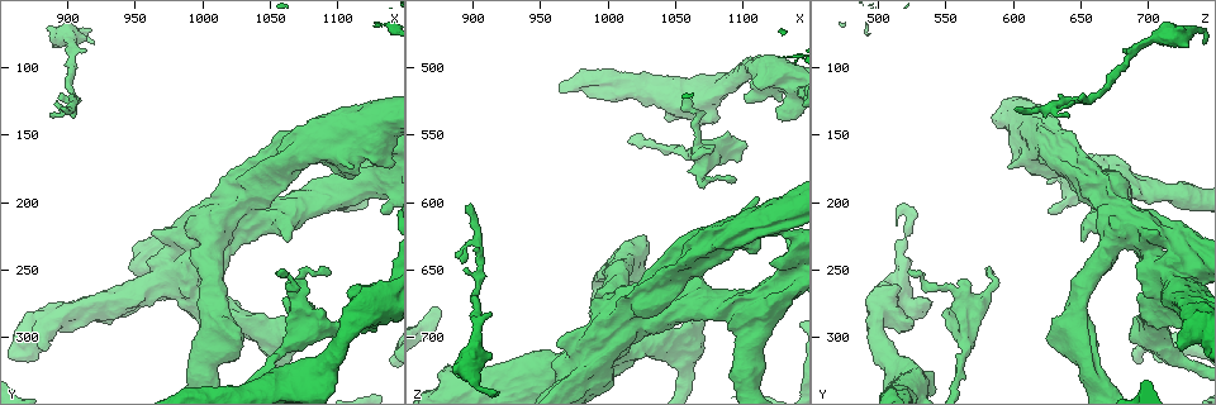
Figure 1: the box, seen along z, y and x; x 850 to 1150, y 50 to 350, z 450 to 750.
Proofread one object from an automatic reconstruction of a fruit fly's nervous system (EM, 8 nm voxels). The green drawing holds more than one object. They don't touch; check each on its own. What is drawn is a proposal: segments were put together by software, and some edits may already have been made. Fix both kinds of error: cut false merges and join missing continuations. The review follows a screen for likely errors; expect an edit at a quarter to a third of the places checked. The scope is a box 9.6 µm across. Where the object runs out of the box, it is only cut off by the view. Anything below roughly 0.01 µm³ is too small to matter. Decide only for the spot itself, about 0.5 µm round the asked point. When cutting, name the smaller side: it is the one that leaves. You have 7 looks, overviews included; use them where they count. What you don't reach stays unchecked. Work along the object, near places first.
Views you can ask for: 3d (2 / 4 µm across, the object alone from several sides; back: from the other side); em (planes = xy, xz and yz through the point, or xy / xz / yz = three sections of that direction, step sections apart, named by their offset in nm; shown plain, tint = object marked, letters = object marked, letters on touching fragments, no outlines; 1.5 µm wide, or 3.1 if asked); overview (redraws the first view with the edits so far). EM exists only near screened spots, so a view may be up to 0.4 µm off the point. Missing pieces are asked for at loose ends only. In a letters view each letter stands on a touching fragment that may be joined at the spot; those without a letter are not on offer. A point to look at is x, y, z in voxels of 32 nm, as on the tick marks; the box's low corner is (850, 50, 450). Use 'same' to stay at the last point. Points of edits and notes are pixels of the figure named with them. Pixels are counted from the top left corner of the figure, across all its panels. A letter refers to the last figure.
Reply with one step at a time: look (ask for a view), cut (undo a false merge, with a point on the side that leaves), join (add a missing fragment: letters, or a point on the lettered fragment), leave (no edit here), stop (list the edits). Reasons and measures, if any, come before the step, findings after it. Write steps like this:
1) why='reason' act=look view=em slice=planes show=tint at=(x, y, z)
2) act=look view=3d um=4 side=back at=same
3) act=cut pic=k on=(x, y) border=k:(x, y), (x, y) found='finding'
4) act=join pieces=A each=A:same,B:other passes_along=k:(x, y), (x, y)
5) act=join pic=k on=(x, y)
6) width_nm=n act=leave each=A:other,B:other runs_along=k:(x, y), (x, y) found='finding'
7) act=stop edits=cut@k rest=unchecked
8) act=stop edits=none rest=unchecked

why='tapers out' act=look view=3d um=2 at=(900, 130, 598)

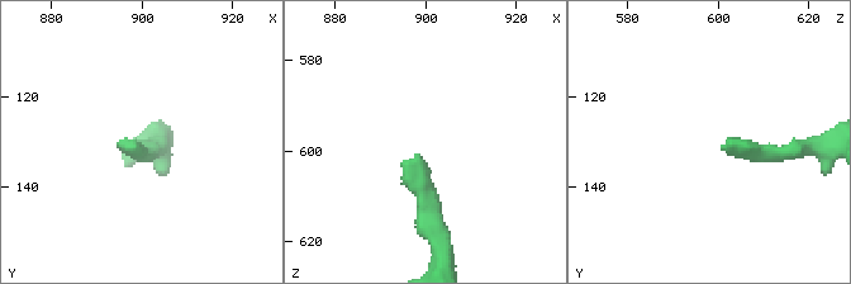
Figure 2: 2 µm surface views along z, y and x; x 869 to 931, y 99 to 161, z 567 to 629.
act=look view=em slice=xz step=8 show=tint at=(898, 130, 600)

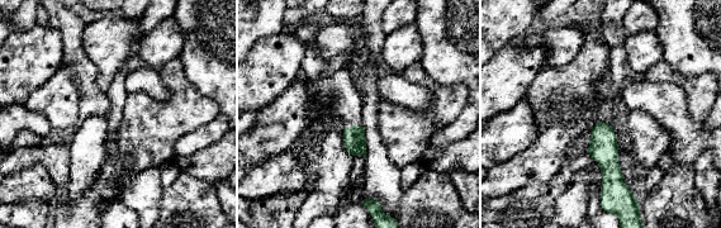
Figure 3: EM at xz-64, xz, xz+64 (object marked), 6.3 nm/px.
act=look view=em slice=xz step=8 show=letters at=same

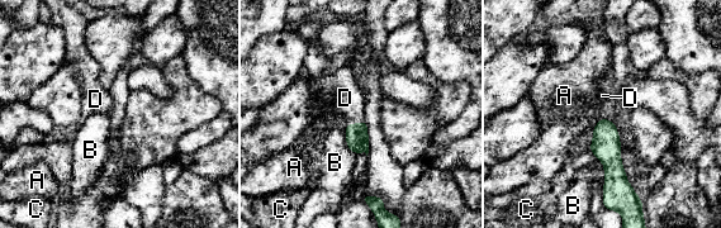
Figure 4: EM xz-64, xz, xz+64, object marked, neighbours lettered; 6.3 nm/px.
act=join pieces=D each=A:other,B:other,C:other,D:same found='it goes on there'

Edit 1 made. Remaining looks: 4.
act=look view=overview

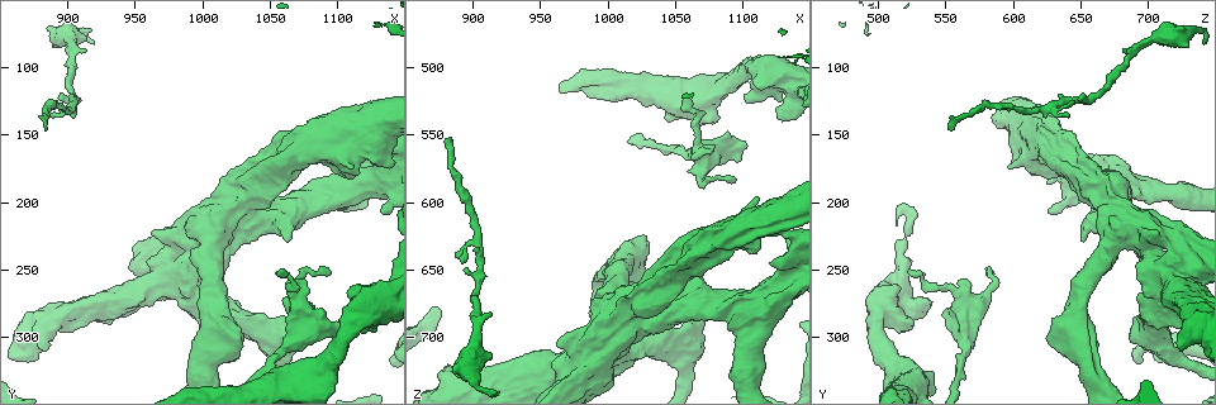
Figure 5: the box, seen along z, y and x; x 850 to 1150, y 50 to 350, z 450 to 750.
why='calibre changes' act=look view=em slice=planes show=letters at=(902, 80, 698)

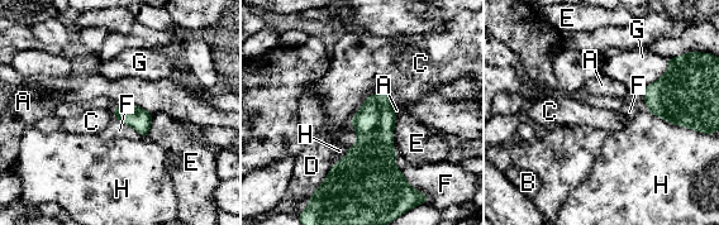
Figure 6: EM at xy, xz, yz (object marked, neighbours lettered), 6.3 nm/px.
act=leave each=A:other,B:other,C:other,D:other,E:other,F:other,G:other,H:other border=6:(376, 91), (365, 100), (350, 121) found='all the same neuron'

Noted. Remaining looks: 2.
why='free end' act=look view=3d um=2 at=(1058, 252, 524)

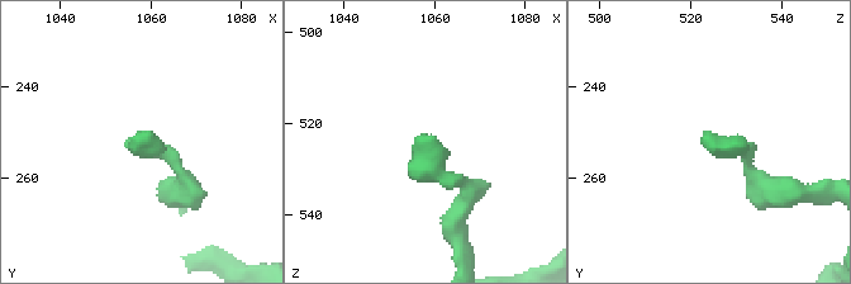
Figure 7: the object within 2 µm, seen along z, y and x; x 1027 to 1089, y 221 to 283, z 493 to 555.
why='shape alone is not enough' act=look view=em slice=xy step=4 show=letters at=(1058, 251, 523)

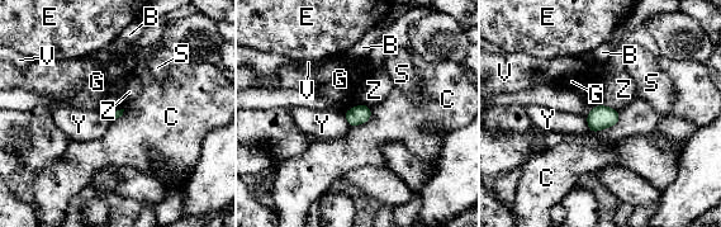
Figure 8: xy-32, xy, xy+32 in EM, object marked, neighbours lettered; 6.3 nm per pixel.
longest_contact=C:220nm act=leave each=B:other,C:other,E:other,G:other,S:other,V:other,Y:other,Z:other border=8:(123, 108), (107, 114) found='none of them fits'

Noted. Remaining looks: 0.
act=stop edits=join@4 rest=unchecked

